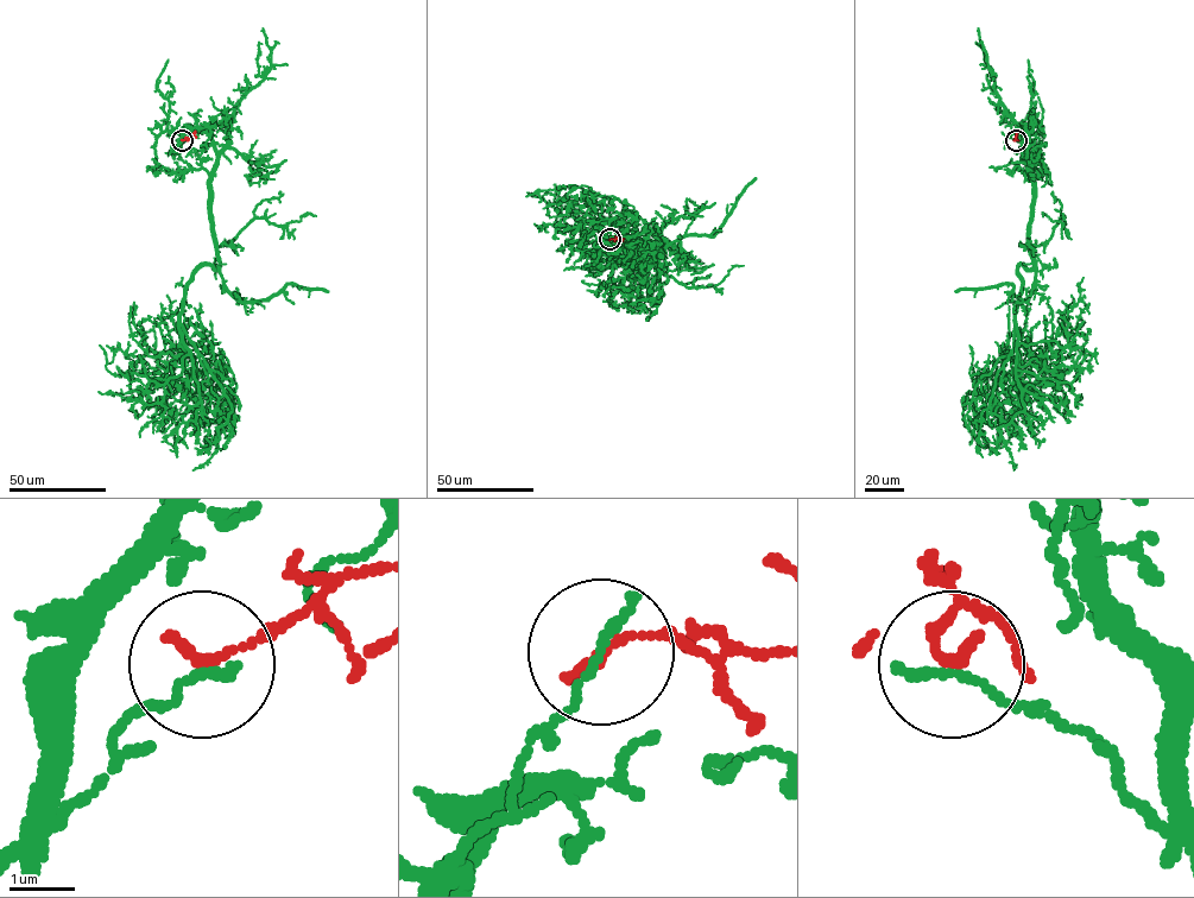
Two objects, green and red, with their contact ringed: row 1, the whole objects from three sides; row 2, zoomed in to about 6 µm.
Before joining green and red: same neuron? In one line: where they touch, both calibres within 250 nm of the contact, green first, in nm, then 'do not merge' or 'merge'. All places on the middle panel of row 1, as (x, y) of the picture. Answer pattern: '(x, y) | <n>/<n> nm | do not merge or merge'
(610, 239) | 160/180 nm | do not merge

